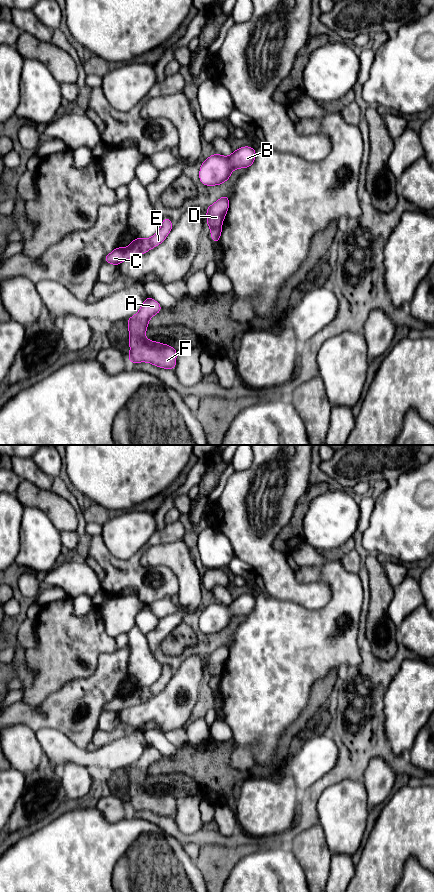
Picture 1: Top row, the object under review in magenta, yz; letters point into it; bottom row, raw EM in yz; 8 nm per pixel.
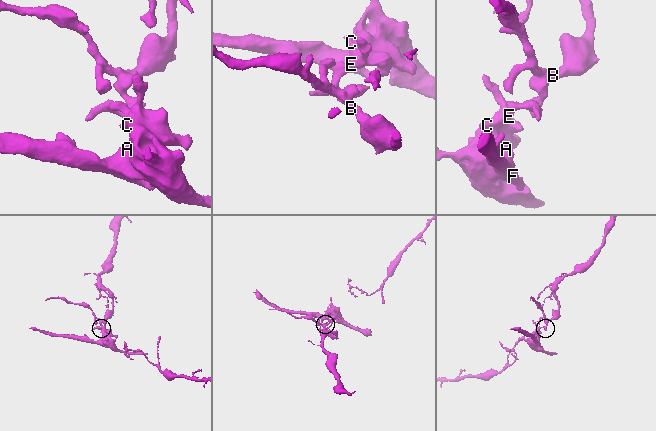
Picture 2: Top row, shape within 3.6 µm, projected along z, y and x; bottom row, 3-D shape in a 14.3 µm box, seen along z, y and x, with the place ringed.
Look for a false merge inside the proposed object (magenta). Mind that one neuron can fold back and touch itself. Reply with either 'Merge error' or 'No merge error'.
Merge error

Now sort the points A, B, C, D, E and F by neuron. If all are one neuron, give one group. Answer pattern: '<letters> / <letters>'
A C E F / B D

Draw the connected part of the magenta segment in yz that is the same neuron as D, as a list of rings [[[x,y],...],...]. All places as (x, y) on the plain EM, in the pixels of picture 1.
[[[225,642],[215,651],[206,657],[207,668],[206,671],[210,675],[210,680],[218,674],[222,674],[223,668],[229,656],[229,645]]]

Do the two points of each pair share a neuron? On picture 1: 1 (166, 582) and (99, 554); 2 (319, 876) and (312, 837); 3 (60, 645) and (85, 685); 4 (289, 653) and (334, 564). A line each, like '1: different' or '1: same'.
1: same
2: same
3: different
4: same

